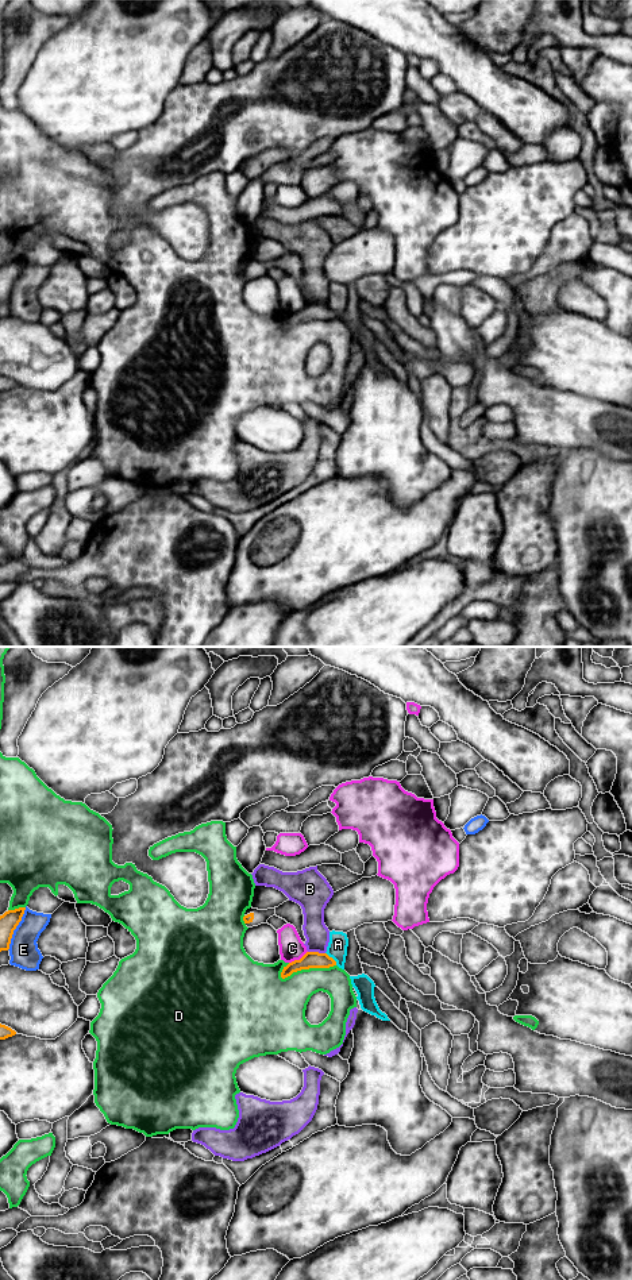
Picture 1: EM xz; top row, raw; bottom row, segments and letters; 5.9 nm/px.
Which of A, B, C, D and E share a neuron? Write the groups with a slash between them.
A / B / C / D / E

